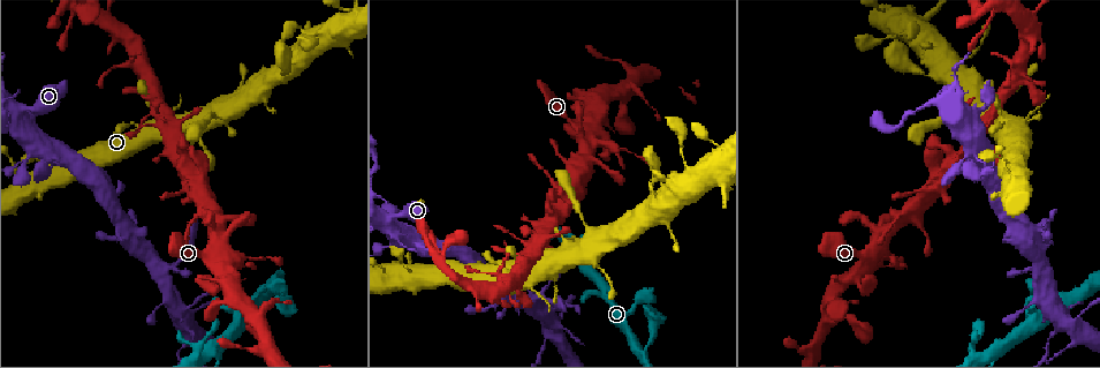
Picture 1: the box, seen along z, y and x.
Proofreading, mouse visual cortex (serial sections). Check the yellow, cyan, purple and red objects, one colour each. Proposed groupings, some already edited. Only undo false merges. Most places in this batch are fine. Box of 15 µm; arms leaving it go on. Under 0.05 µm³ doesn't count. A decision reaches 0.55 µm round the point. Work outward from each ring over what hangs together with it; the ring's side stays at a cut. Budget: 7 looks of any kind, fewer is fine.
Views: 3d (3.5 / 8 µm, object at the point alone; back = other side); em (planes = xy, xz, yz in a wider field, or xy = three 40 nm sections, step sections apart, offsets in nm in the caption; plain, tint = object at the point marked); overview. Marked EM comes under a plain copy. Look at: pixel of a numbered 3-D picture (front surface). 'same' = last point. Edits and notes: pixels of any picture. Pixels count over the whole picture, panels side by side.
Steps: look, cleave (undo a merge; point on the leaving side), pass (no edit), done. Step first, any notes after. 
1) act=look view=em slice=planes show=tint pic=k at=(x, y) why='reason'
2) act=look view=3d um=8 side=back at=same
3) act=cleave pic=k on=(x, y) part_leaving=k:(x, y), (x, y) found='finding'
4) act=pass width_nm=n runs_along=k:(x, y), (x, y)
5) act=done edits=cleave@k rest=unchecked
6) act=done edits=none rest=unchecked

act=look view=3d um=3.5 pic=1 at=(135, 123) why='abrupt turn'

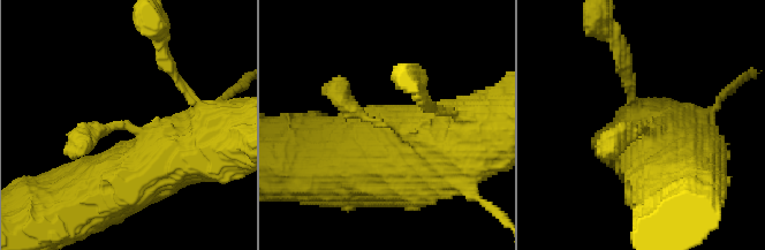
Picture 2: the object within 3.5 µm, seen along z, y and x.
act=pass runs_along=2:(410, 146), (330, 88) found='all the same cell'

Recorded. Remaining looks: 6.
act=look view=3d um=3.5 side=back pic=1 at=(1074, 321)

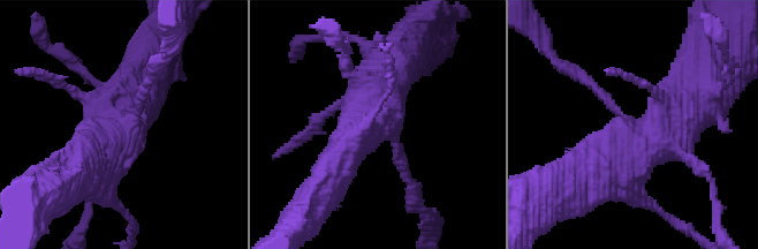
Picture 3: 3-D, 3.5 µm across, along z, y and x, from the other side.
act=look view=em slice=xy step=3 show=tint pic=3 at=(127, 130)

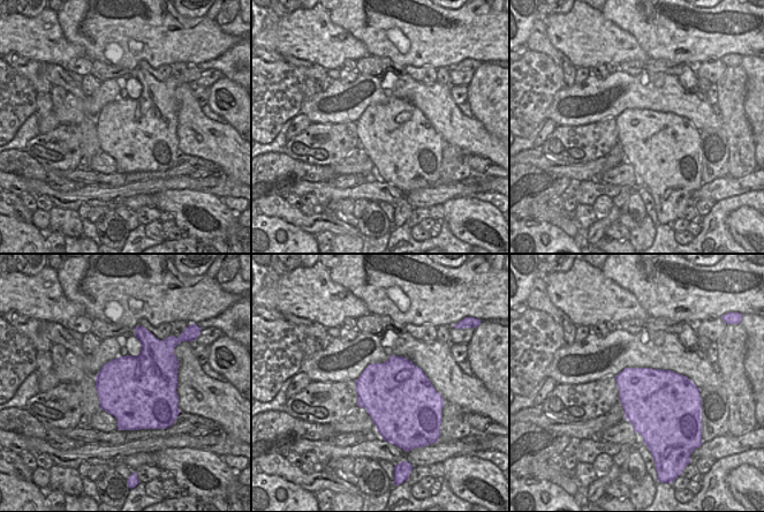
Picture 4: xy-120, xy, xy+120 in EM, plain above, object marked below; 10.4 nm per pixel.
act=pass runs_along=3:(702, 90), (636, 161), (594, 172) found='continuous, no second cell'

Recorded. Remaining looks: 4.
act=look view=3d um=8 pic=1 at=(207, 336) why='sharp bend'

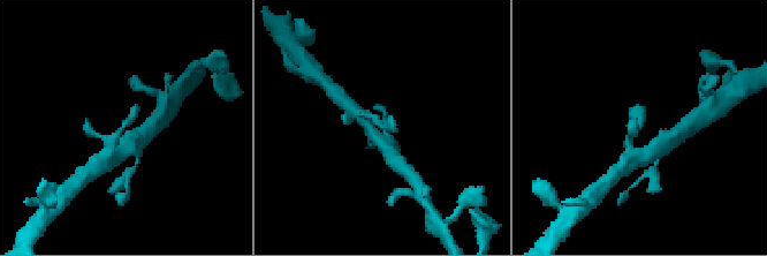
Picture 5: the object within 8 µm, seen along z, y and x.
act=look view=em slice=xy step=3 show=tint pic=5 at=(381, 124) why='need the tissue'

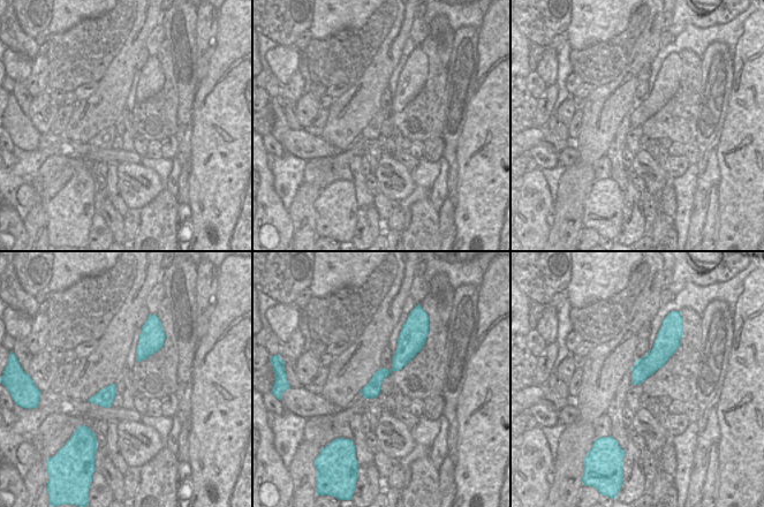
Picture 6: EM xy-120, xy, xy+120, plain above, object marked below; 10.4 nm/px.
act=pass width_nm=170 runs_along=5:(108, 153), (135, 104) found='one cell here'

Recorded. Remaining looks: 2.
act=done edits=none rest=unchecked

